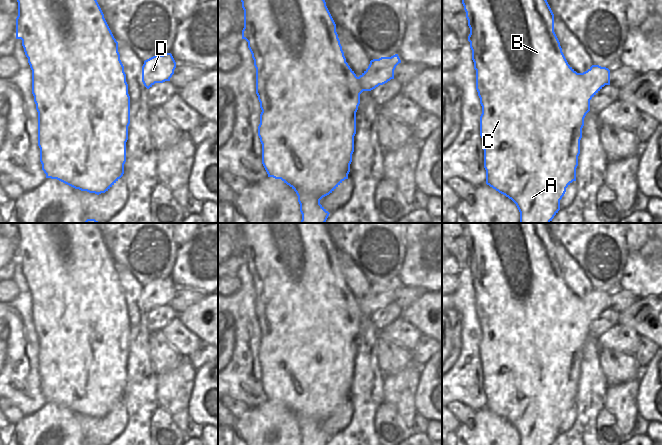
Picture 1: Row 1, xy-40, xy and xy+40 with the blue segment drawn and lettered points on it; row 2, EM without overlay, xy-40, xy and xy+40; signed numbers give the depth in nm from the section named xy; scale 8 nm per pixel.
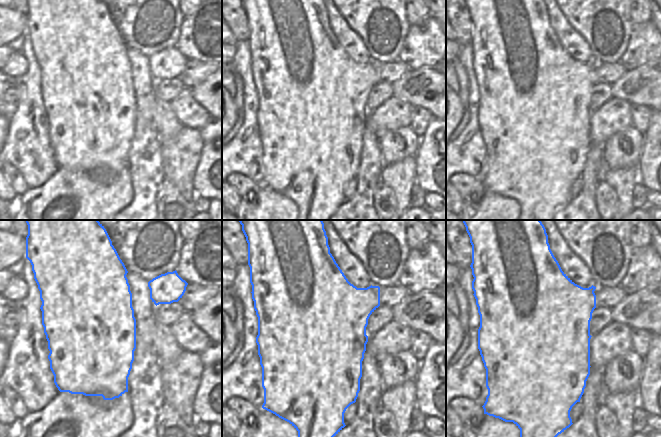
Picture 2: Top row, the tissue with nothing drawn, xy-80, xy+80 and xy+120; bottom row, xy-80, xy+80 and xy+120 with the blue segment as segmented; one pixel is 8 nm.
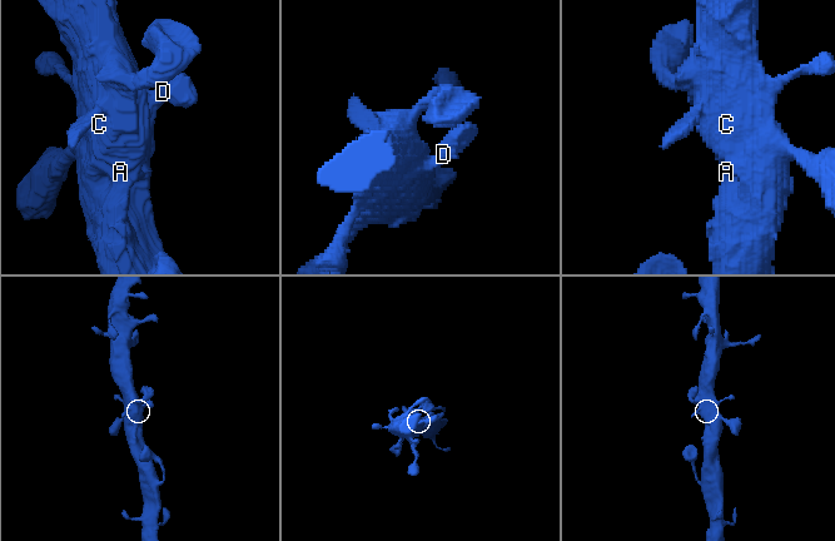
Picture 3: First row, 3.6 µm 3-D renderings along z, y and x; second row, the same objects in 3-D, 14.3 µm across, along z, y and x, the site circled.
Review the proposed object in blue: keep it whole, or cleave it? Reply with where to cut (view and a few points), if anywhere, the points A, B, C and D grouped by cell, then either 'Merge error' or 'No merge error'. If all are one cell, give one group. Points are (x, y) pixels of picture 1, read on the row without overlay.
No split. Groups: A B C D. No merge error.

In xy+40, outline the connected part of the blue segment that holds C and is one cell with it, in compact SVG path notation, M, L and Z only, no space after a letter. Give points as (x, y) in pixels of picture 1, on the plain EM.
M461 223L466 236L470 258L468 265L476 294L476 314L482 330L480 360L484 374L486 408L511 423L520 436L520 445L552 445L560 434L560 424L566 412L576 405L576 392L580 378L580 364L584 342L590 335L590 324L605 310L610 309L610 294L592 289L587 295L577 297L567 286L560 266L554 256L554 238L546 223Z

